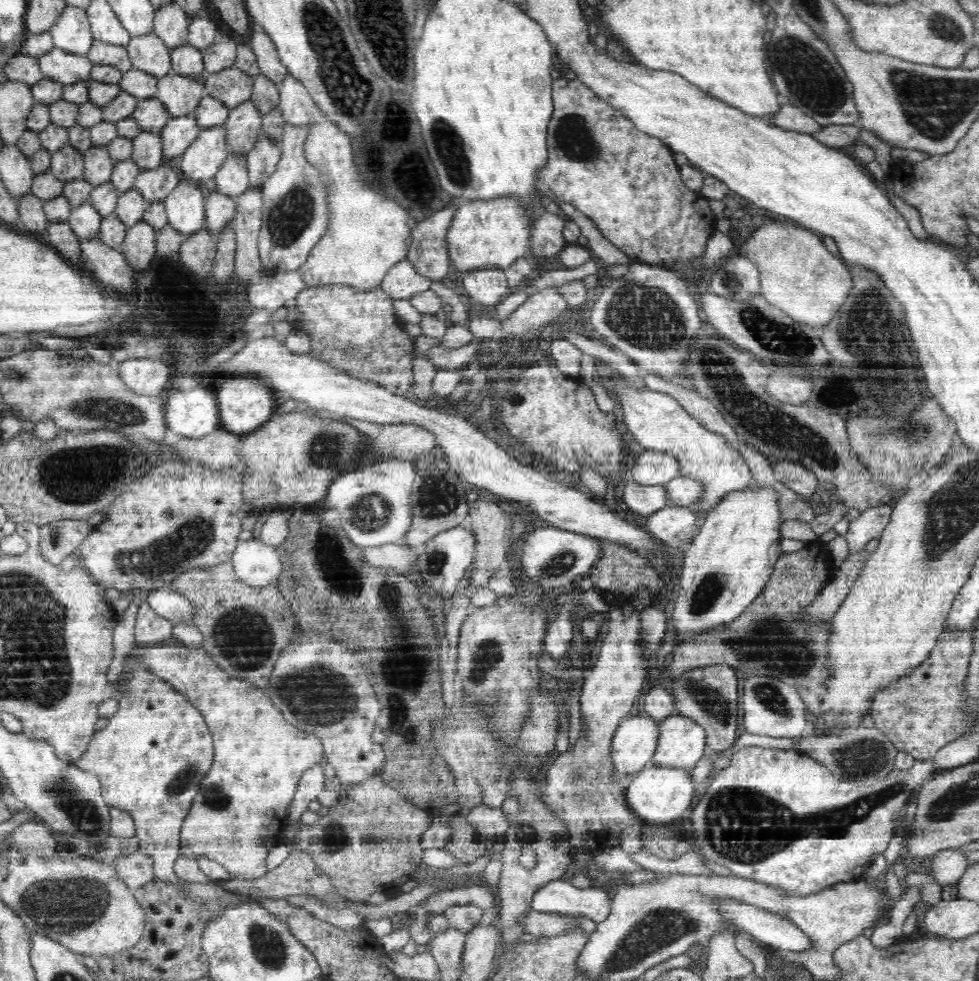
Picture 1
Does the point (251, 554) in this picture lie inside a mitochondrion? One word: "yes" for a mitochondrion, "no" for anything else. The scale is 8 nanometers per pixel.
no

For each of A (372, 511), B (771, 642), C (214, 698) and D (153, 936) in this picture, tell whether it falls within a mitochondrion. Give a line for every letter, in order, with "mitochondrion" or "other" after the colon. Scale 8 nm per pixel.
A: mitochondrion
B: mitochondrion
C: other
D: other

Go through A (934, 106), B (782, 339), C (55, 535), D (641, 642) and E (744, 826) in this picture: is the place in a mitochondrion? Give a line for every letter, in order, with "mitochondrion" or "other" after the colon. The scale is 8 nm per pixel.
A: mitochondrion
B: mitochondrion
C: mitochondrion
D: other
E: mitochondrion

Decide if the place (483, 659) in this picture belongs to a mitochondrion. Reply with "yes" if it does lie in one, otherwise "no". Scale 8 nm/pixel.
yes

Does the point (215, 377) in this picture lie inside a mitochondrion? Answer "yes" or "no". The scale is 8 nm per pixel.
no

